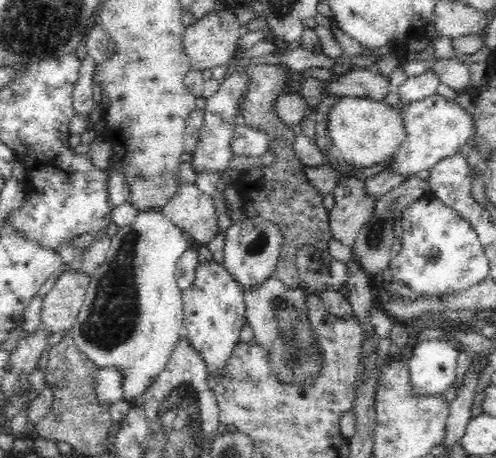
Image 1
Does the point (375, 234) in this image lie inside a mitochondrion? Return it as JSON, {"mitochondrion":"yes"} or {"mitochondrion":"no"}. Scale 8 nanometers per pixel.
{"mitochondrion":"yes"}

